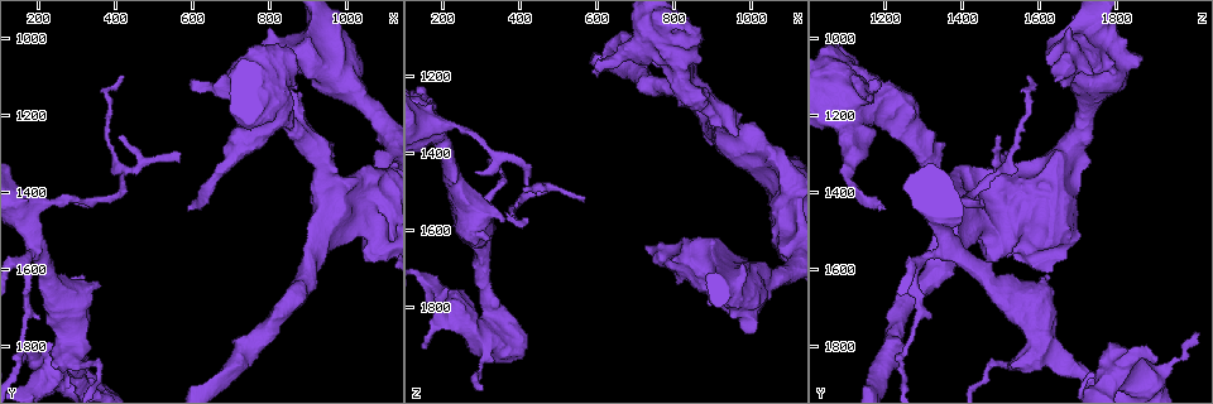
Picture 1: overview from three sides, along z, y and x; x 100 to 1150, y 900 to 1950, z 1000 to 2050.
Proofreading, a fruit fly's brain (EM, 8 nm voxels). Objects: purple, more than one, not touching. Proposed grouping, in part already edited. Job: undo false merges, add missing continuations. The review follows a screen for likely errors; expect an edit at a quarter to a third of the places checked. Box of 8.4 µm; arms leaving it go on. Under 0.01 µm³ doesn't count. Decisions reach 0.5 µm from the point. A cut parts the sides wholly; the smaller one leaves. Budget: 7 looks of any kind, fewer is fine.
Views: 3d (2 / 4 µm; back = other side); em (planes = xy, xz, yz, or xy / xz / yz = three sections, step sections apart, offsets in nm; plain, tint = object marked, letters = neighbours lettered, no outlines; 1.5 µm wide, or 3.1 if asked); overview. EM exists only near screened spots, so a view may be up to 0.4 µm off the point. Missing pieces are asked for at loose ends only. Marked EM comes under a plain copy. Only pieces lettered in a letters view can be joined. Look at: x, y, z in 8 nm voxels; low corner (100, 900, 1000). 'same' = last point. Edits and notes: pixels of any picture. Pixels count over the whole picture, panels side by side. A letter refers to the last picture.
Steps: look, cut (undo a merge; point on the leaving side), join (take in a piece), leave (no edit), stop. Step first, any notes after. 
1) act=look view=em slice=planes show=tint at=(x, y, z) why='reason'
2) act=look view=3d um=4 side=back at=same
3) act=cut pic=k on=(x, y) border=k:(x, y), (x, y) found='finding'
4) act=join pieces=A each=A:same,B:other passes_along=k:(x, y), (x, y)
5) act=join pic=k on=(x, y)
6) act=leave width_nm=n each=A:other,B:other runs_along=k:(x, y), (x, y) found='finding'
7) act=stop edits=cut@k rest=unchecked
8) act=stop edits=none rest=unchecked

act=look view=3d um=4 at=(240, 1850, 1520) why='branch stops here'

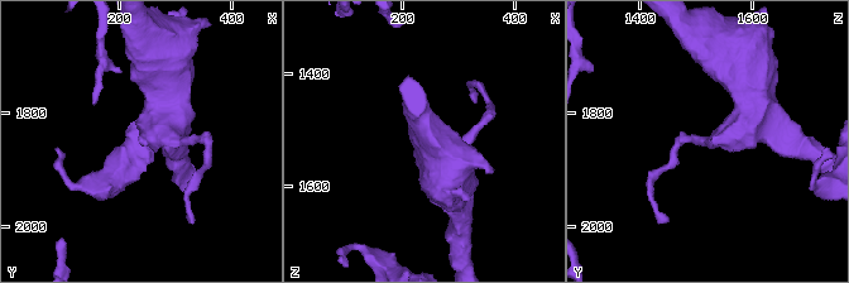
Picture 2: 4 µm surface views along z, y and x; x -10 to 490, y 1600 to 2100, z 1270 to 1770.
act=look view=em slice=yz step=4 show=letters at=(240, 1850, 1530)

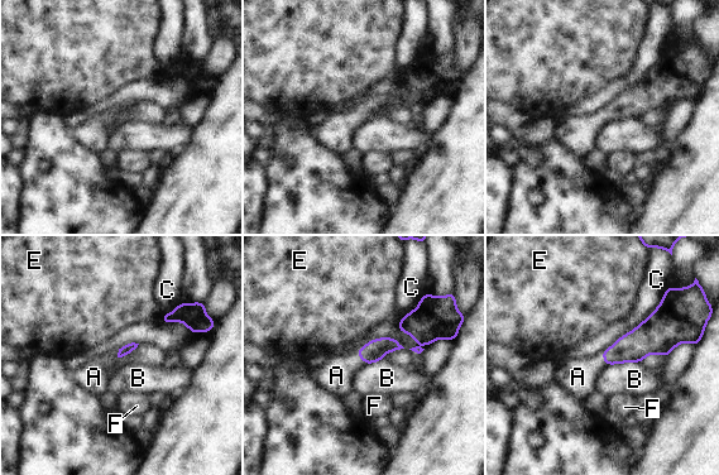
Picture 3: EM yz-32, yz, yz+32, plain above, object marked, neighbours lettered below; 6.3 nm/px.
act=join pieces=A each=A:same,B:other,C:other,E:other,F:other passes_along=3:(373, 351), (358, 355), (336, 375) found='it goes on there'

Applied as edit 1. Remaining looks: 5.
act=look view=em slice=yz step=4 show=letters at=(600, 1445, 1205) why='end of a long branch'

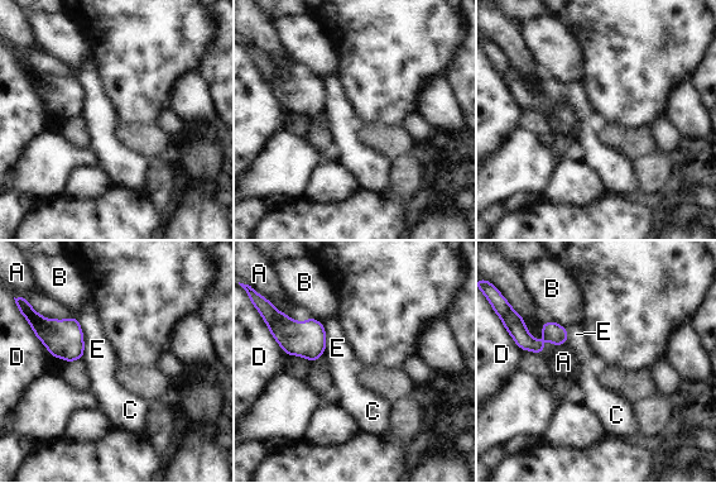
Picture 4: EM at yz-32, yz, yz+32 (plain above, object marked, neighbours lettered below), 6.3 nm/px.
act=look view=em slice=planes show=letters at=same why='cut it another way'

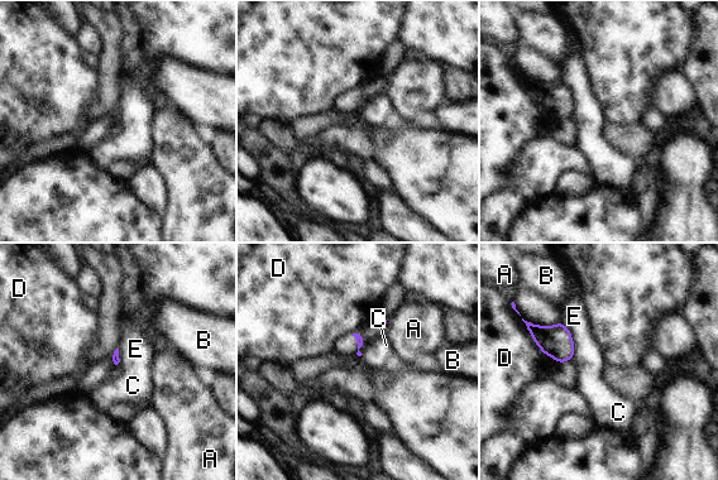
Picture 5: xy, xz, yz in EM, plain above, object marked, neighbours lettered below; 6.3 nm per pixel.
act=leave each=A:other,B:other,C:other,D:other,E:other border=5:(561, 321), (573, 341), (571, 359) found='none of them fits'

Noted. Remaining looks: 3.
act=look view=em slice=planes show=letters at=(590, 1105, 1175) why='branch stops here'

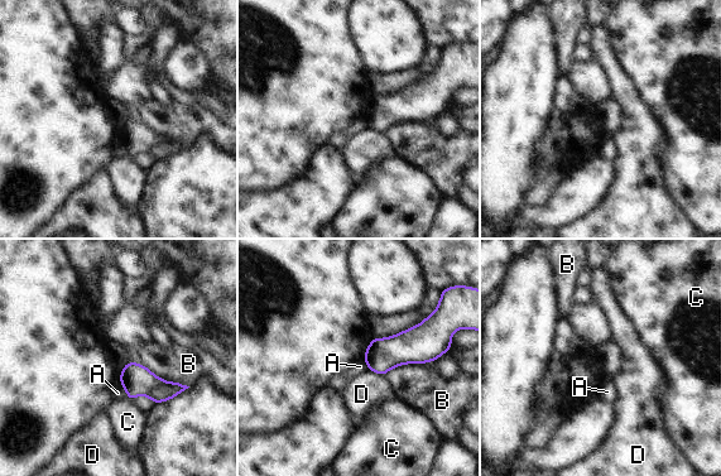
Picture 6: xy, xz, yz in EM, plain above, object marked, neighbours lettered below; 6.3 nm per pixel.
act=leave longest_contact=B:200nm each=A:other,B:other,C:other,D:other border=6:(368, 368), (381, 375) found='none of them fits'

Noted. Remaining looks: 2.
act=stop edits=join@3 rest=unchecked

